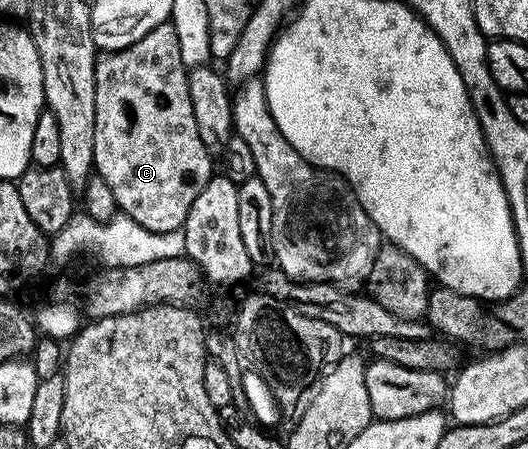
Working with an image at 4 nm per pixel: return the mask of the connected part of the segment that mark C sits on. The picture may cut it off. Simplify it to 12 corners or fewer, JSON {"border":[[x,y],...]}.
{"border":[[170,22],[95,61],[94,171],[145,230],[211,181]]}

